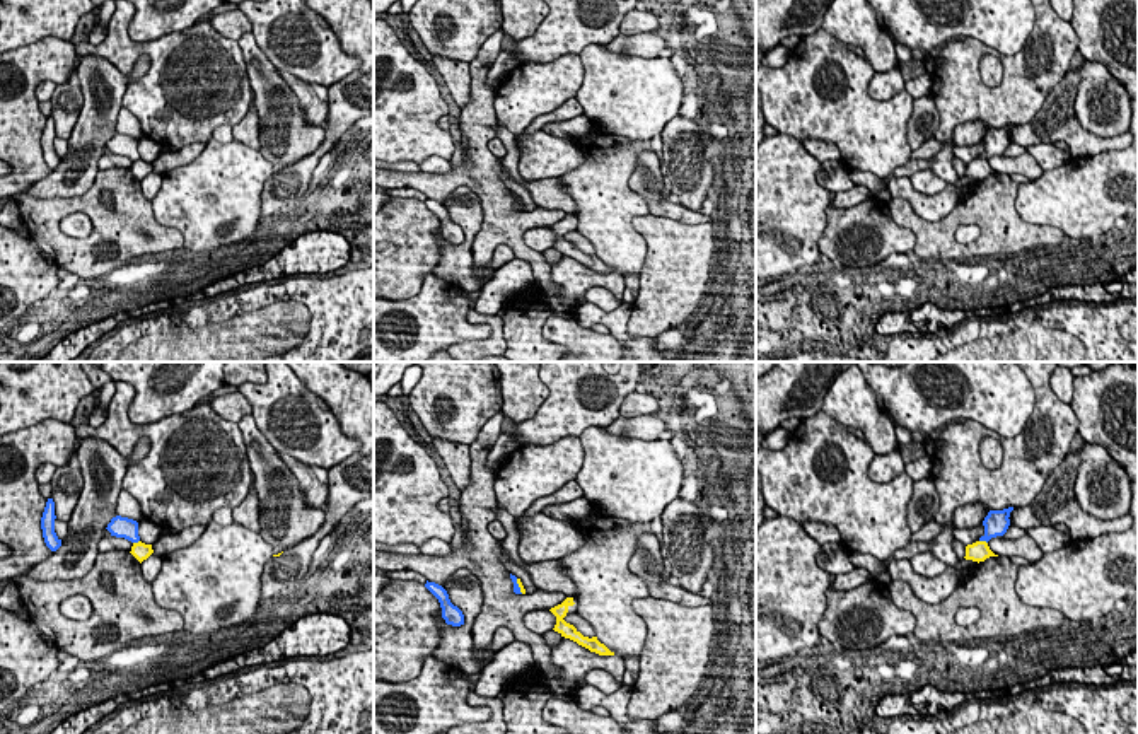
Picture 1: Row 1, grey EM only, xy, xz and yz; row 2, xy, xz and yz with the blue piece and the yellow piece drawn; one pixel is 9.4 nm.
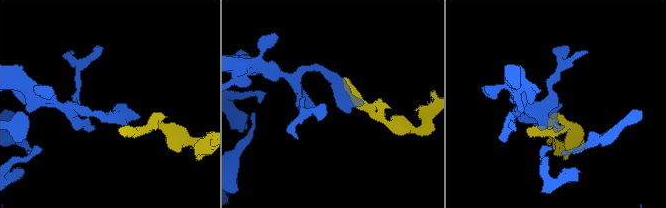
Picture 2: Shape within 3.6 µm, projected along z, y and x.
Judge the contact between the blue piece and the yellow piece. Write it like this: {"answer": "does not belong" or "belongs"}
{"answer": "does not belong"}

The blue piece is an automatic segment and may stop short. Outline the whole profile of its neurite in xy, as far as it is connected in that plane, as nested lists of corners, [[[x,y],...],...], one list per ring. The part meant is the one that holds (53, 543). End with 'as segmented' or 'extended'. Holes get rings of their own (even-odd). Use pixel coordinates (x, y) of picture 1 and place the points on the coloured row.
[[[48,498],[43,517],[41,517],[41,529],[46,546],[51,551],[56,551],[61,546],[61,539],[55,533],[55,502]]]; as segmented

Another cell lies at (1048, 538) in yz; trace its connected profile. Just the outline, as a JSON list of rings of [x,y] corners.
[[[1037,526],[1027,529],[1027,534],[1036,541],[1036,545],[1044,553],[1053,553],[1060,550],[1063,545],[1066,545],[1071,538],[1060,533],[1053,526]]]

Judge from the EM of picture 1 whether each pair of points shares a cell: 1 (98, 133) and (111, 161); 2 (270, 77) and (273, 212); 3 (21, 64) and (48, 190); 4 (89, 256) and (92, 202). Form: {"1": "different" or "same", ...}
{"1": "same", "2": "different", "3": "different", "4": "same"}

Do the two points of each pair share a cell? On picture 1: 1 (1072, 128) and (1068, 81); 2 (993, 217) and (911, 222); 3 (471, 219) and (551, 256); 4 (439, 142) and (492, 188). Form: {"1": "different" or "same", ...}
{"1": "same", "2": "same", "3": "different", "4": "different"}

